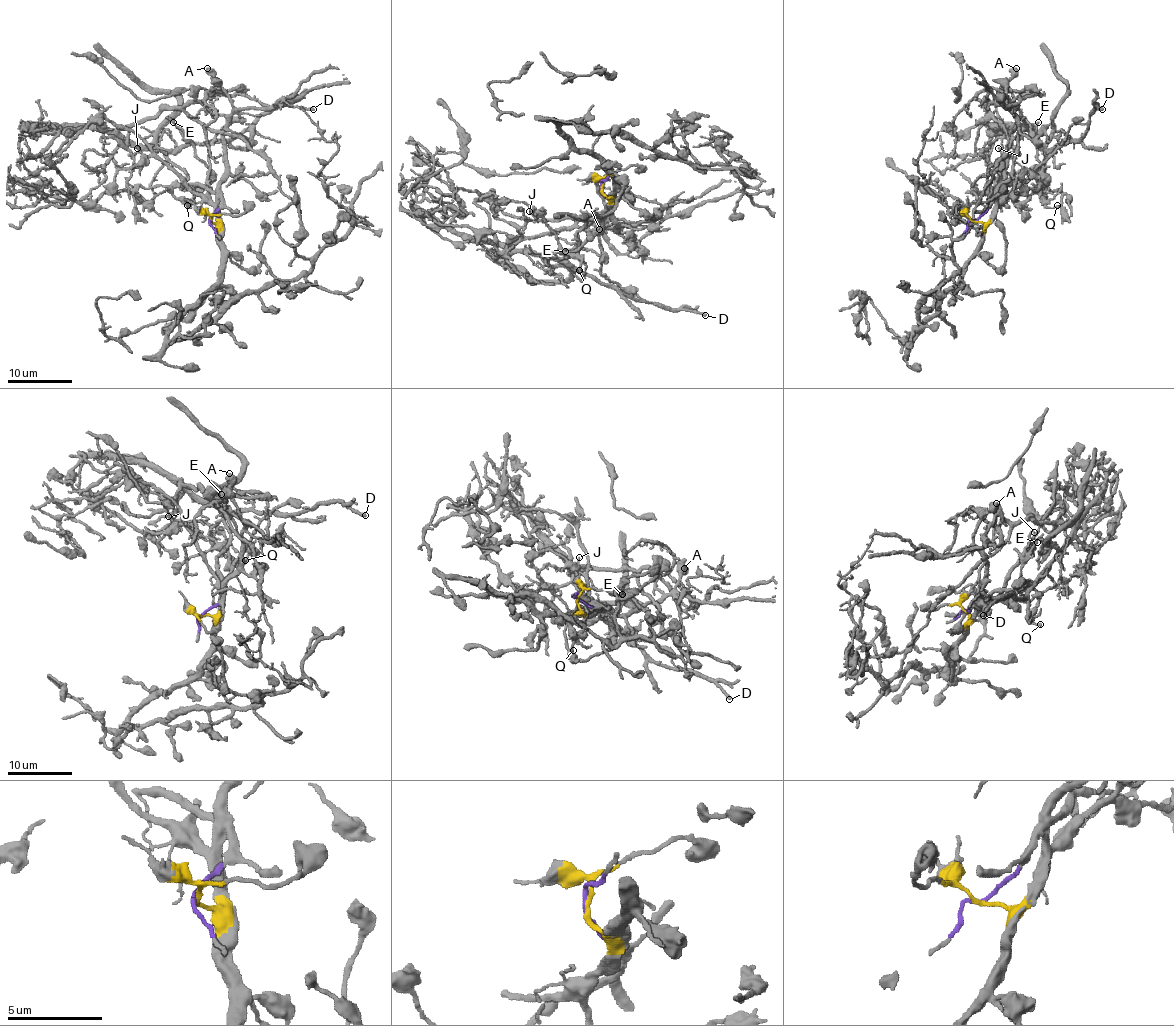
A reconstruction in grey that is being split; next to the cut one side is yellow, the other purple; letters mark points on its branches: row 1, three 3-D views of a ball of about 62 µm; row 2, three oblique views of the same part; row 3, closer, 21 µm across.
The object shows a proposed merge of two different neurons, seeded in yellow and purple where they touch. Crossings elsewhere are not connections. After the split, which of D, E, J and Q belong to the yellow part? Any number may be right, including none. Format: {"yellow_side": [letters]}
{"yellow_side": ["E", "J", "Q"]}

